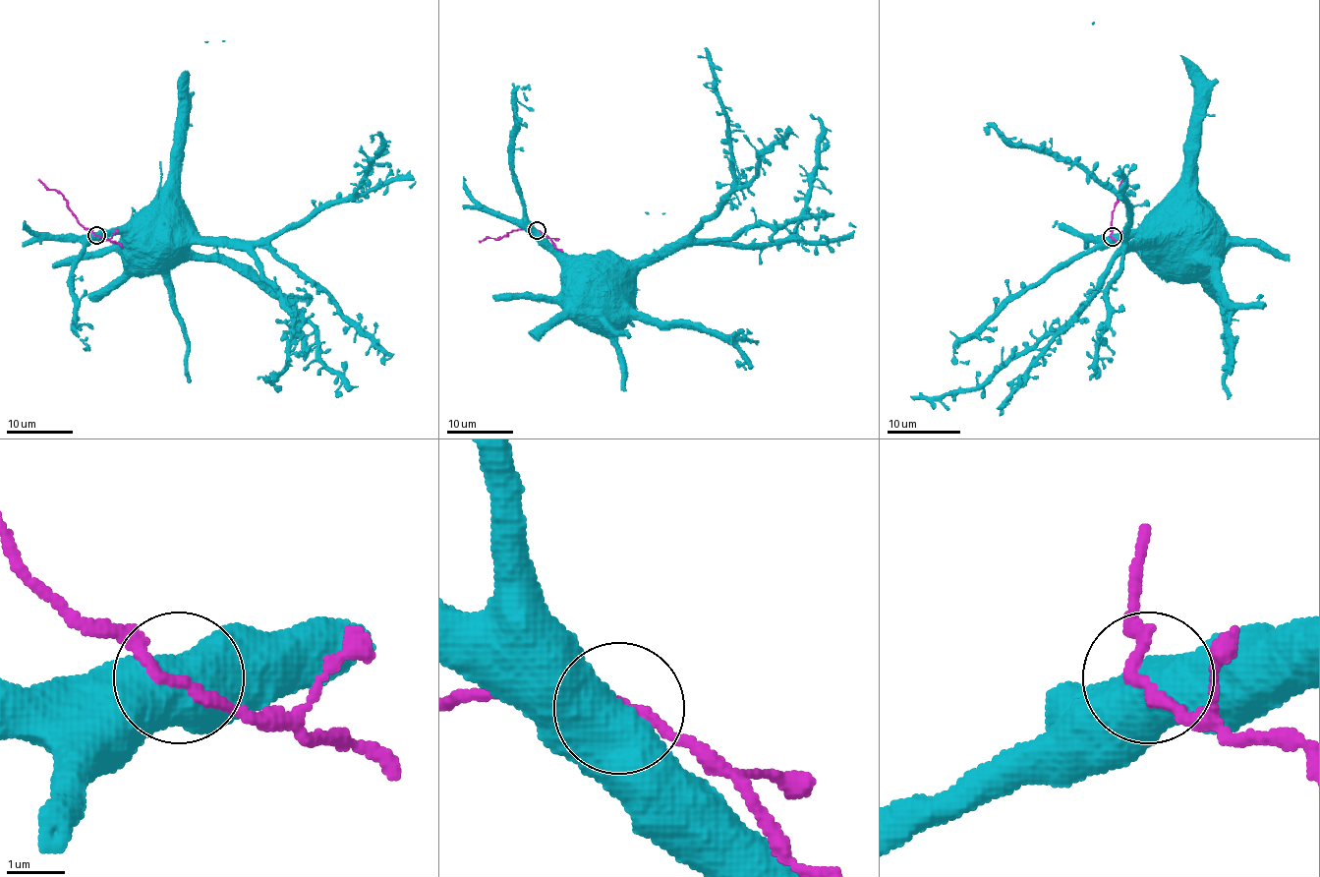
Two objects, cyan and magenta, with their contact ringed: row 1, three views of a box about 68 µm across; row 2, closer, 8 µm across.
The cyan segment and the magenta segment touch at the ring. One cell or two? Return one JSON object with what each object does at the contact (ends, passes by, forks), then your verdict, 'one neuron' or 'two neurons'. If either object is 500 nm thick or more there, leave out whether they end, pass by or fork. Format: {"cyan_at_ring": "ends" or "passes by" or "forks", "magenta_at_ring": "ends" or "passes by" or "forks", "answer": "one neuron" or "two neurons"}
{"answer": "one neuron"}

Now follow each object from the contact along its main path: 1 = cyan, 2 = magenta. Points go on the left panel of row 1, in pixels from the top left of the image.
1: (96, 235), (118, 233), (123, 238), (125, 265), (134, 273)
2: (96, 235), (80, 223), (67, 200), (38, 178)

